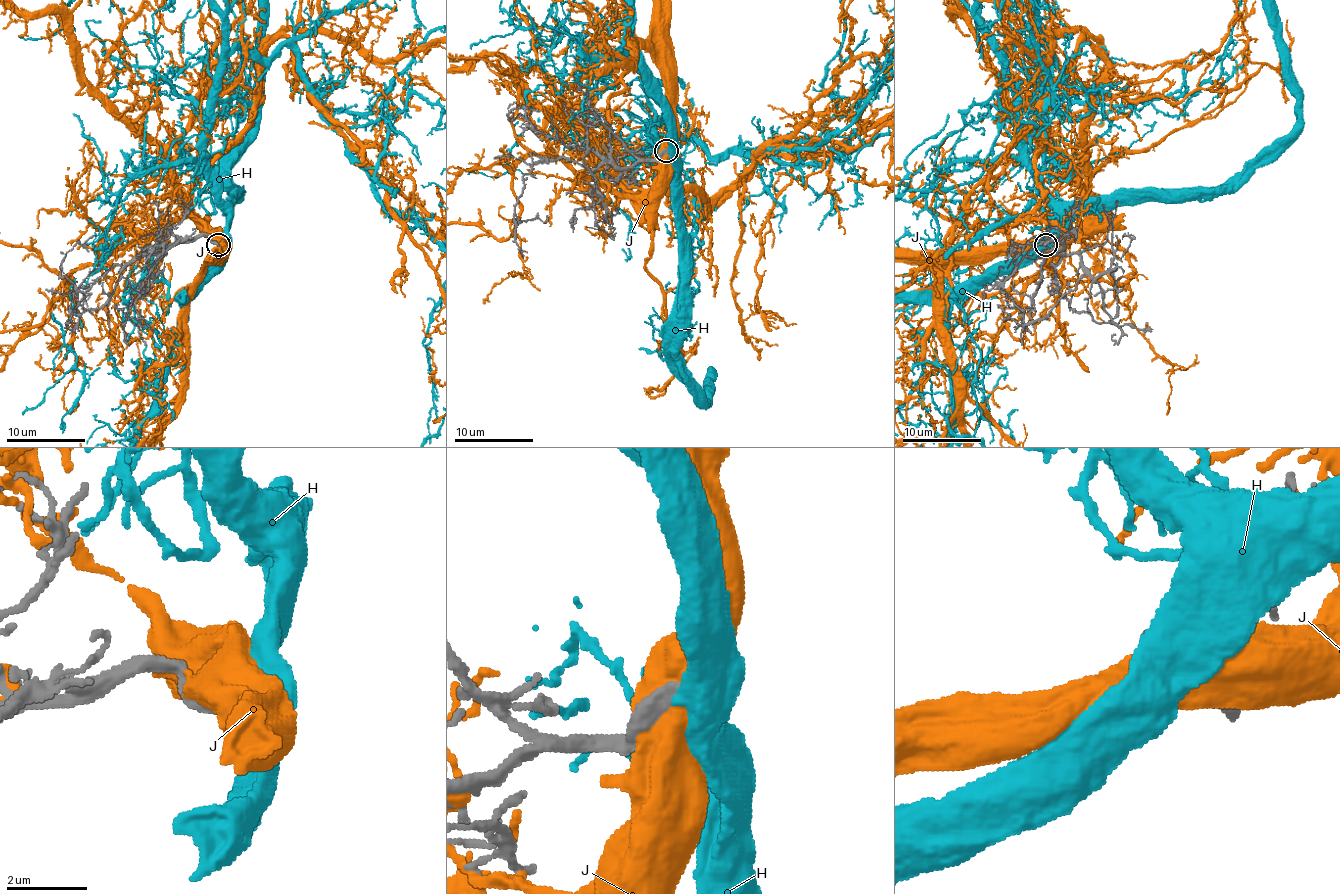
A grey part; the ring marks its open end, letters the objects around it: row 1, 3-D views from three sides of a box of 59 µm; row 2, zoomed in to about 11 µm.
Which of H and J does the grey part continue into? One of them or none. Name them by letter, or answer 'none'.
H

